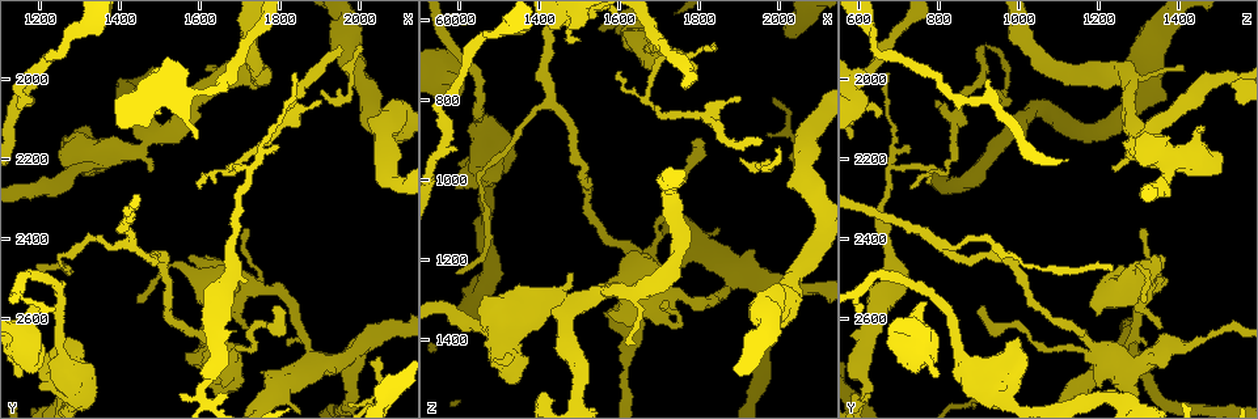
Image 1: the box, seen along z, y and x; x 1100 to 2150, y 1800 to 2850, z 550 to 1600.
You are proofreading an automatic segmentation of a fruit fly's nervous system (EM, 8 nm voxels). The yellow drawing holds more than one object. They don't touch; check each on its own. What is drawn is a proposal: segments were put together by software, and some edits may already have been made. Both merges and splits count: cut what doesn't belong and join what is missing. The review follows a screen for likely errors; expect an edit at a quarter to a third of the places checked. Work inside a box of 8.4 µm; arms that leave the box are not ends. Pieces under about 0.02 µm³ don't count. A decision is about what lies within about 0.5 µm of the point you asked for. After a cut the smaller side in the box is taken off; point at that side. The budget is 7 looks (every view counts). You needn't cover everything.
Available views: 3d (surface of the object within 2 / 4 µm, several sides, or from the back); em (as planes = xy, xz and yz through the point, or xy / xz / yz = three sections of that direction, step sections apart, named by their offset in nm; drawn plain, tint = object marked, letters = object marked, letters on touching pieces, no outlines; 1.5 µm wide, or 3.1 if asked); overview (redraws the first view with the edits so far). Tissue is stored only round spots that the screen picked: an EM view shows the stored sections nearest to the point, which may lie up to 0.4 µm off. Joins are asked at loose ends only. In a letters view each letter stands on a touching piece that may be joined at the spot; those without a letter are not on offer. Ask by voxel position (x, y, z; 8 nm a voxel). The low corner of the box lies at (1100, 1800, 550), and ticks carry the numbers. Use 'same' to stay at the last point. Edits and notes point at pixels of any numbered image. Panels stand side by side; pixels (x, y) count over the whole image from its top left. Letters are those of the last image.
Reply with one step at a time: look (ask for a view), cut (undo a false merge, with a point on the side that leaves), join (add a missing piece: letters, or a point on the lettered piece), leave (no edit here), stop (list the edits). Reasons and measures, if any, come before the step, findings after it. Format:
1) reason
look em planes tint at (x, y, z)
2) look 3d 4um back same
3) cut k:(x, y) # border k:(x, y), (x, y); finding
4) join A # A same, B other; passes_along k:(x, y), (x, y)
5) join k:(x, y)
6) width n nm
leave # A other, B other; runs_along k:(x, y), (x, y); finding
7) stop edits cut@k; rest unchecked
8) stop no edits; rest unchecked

free end
look em 3.1um planes letters at (1480, 2220, 1235)

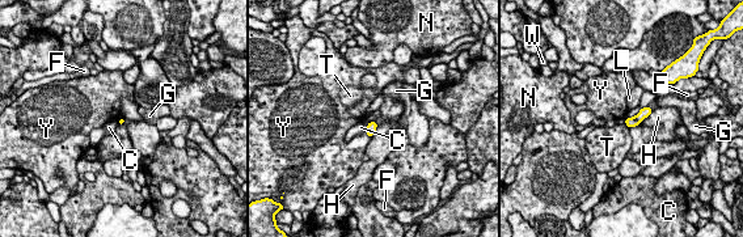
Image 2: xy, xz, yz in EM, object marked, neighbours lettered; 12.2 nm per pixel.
leave # C other, F other, G other, H other, L other, N other, T other, W other, Y other; border 2:(370, 121), (375, 122); none of them fits

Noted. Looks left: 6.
look em planes letters at (1290, 2130, 1450)

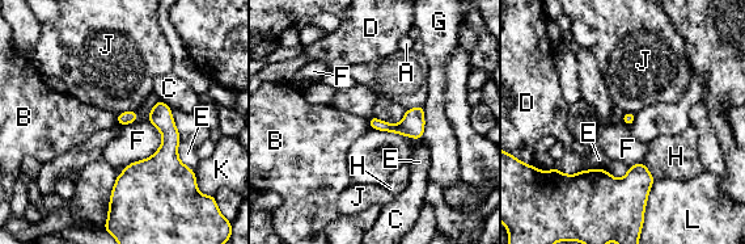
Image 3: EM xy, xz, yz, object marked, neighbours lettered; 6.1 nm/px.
leave # A other, B other, C other, D other, E other, F other, G other, H other, J other, K other, L other; border 3:(149, 121), (161, 144), (125, 167); no lettered piece goes on from it

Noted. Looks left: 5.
look 3d 4um at (1185, 1995, 920)

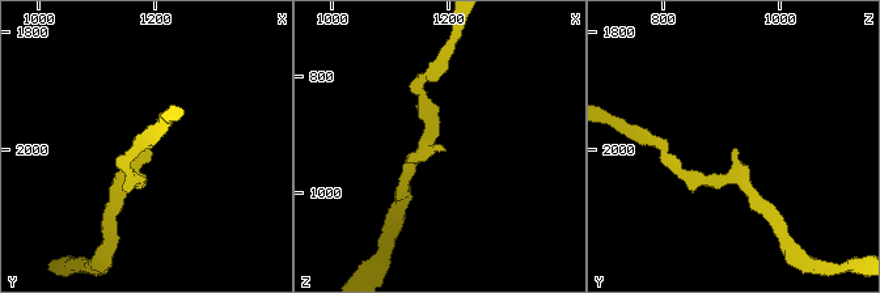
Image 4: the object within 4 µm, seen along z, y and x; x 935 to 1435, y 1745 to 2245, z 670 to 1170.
arm_widths 170, 190 nm; now the EM
look em xz step 4 tint at (1185, 2000, 925)

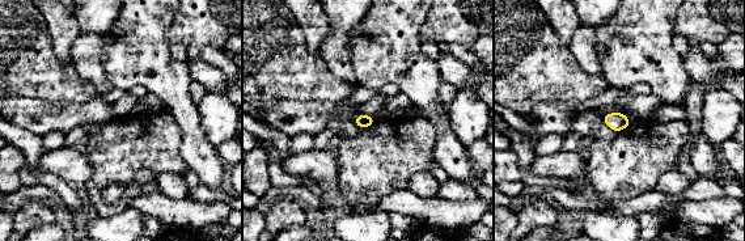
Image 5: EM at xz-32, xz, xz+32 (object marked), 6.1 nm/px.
look em xy step 8 letters same

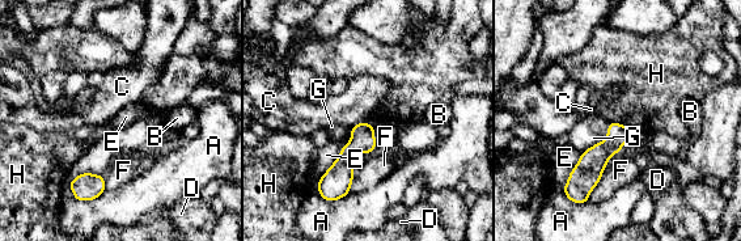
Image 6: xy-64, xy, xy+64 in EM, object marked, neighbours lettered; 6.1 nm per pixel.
width 140 nm
leave # A other, B other, C other, D other, E other, F other, G other, H other; no lettered piece goes on from it

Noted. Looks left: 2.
stop no edits; rest unchecked

